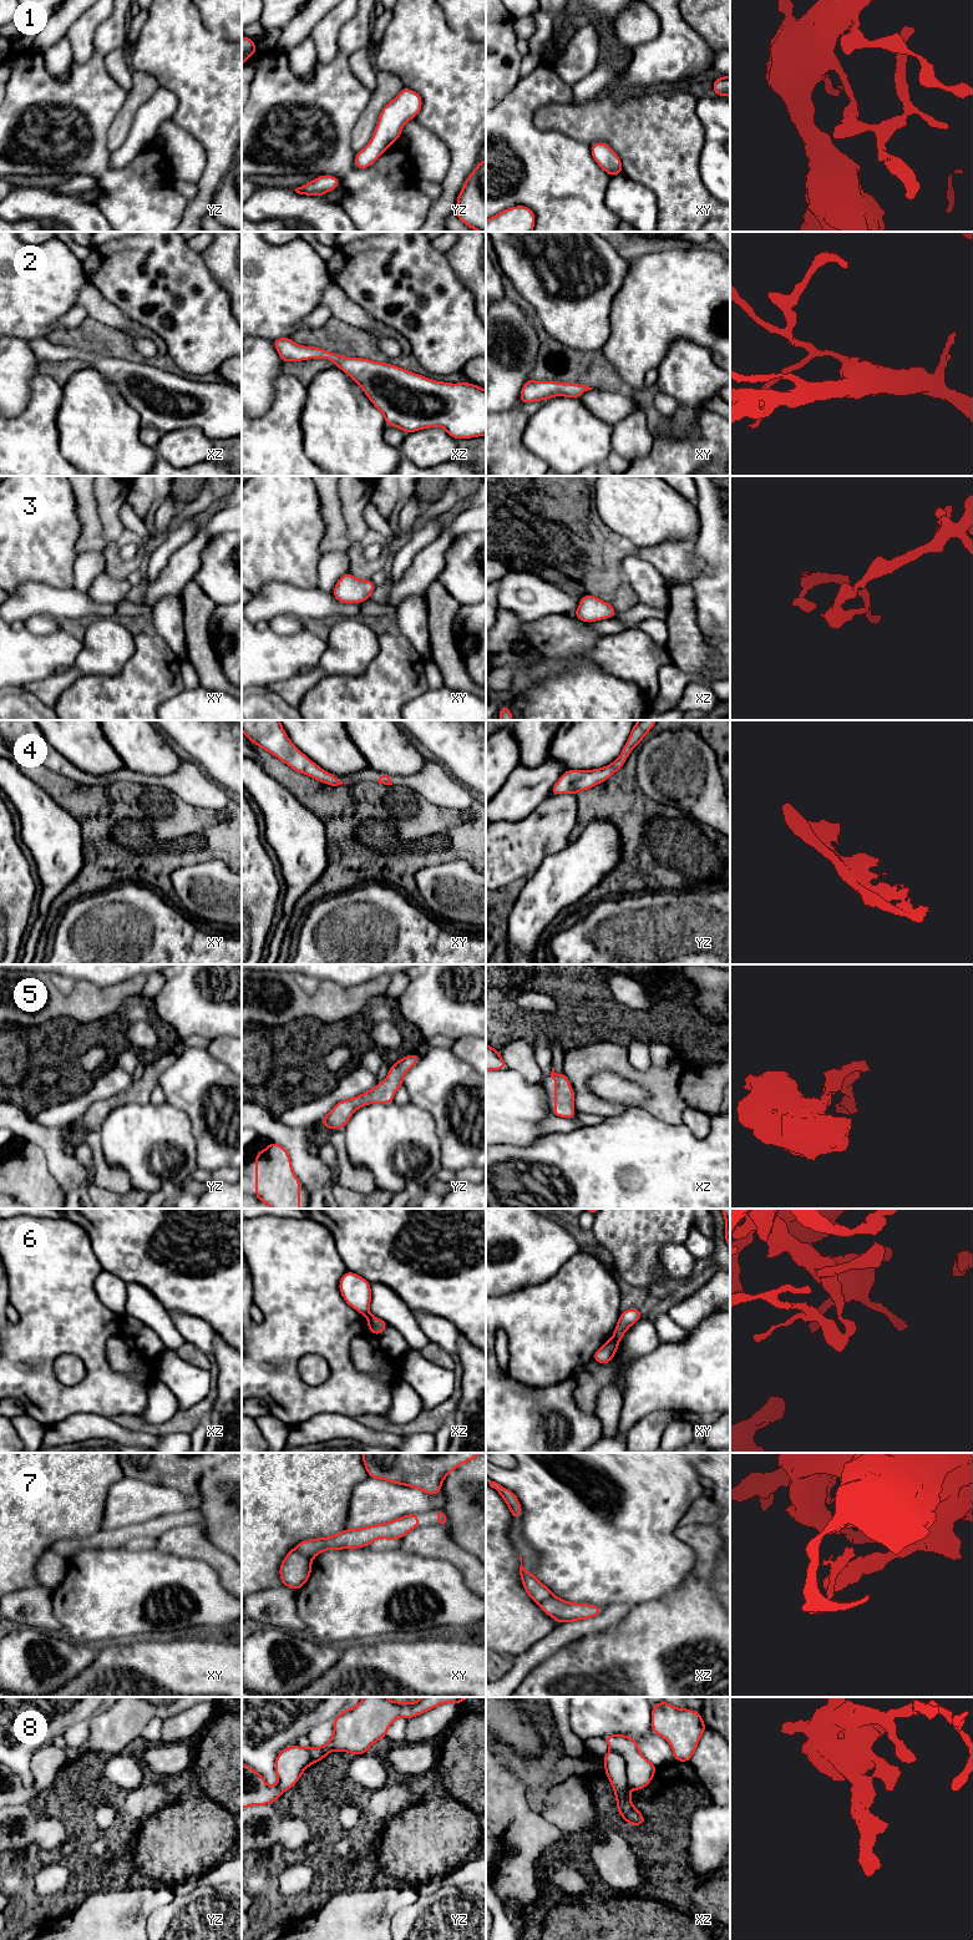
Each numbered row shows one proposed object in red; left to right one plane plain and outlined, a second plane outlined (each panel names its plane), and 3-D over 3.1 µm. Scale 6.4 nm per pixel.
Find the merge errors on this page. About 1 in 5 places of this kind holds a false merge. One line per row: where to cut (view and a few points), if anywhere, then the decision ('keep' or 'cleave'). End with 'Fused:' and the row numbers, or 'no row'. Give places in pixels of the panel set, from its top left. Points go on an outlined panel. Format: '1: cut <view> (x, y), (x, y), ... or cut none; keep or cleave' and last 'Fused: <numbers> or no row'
1: cut none; keep
2: cut none; keep
3: cut none; keep
4: cut none; keep
5: cut none; keep
6: cut xy (612, 1338), (617, 1343); cleave
7: cut none; keep
8: cut none; keep
Fused: 6

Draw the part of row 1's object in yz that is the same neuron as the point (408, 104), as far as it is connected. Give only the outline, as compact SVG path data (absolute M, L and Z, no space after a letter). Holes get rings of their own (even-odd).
M402 87L381 110L369 145L355 153L355 168L364 169L374 164L380 155L400 138L404 125L415 118L421 107L422 97L415 90Z

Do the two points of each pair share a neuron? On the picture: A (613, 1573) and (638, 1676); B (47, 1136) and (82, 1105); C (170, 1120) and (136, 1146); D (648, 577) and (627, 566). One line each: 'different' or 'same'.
A: different
B: different
C: same
D: same

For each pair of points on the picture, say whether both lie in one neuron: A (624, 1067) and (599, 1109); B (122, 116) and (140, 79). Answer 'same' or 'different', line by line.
A: same
B: same

